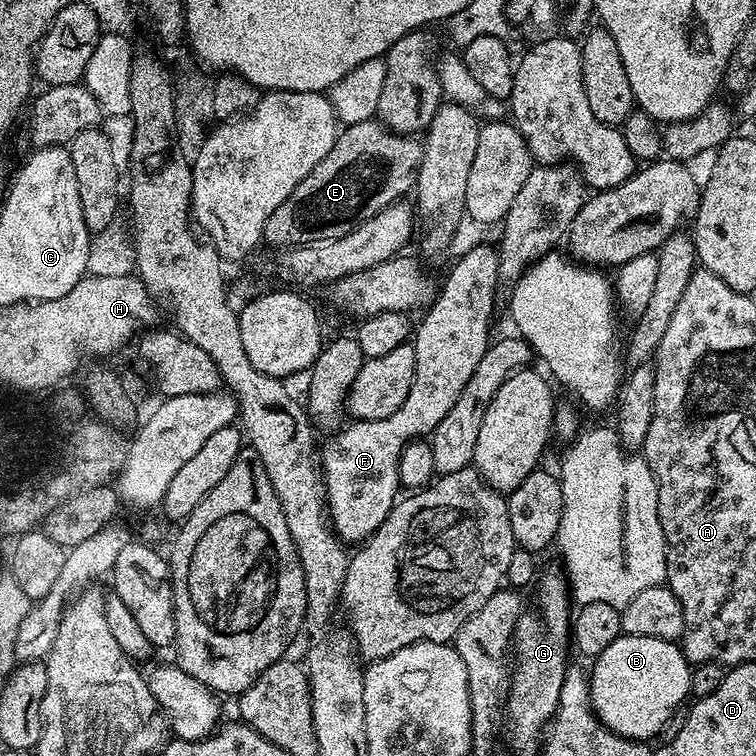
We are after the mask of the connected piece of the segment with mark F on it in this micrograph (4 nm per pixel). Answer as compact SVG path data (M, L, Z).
M476 244L452 269L444 280L444 285L438 288L431 304L423 313L424 321L414 328L414 386L410 386L410 394L406 394L406 402L390 414L390 418L381 420L357 420L341 427L335 433L333 440L323 441L324 453L319 453L318 464L324 467L322 472L322 492L326 497L326 512L330 517L331 527L341 541L357 540L363 542L372 533L377 532L386 522L390 510L397 504L402 492L398 462L402 458L402 450L407 444L423 441L431 437L432 431L446 418L446 413L458 402L458 394L470 382L470 374L478 370L478 362L482 362L482 354L486 354L490 343L488 323L492 320L492 303L496 300L496 284L501 283L498 274L499 251L488 244Z

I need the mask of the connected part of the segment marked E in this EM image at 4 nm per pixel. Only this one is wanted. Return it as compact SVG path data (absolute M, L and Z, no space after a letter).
M373 118L366 122L349 124L337 135L334 146L318 166L296 189L266 218L263 243L272 248L287 250L298 248L301 244L317 244L323 240L337 240L350 234L360 224L365 224L374 214L386 210L392 204L403 201L404 196L413 191L416 183L416 171L420 168L420 159L424 150L419 139L411 135L400 135L385 127L380 120Z

